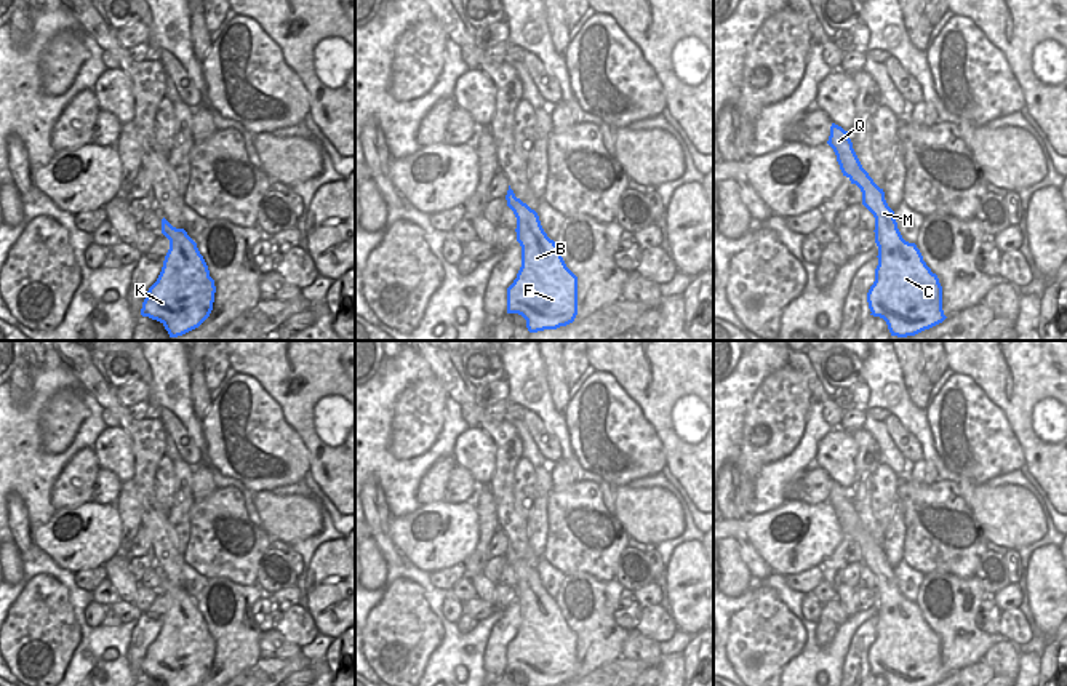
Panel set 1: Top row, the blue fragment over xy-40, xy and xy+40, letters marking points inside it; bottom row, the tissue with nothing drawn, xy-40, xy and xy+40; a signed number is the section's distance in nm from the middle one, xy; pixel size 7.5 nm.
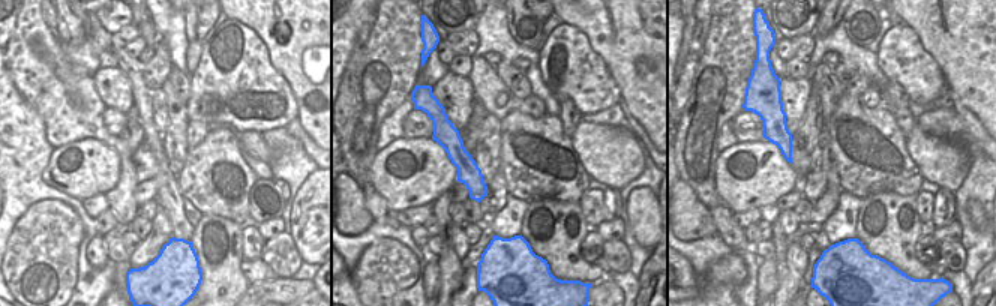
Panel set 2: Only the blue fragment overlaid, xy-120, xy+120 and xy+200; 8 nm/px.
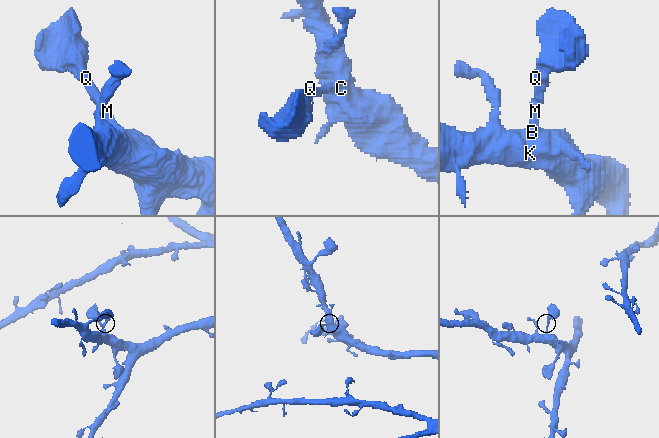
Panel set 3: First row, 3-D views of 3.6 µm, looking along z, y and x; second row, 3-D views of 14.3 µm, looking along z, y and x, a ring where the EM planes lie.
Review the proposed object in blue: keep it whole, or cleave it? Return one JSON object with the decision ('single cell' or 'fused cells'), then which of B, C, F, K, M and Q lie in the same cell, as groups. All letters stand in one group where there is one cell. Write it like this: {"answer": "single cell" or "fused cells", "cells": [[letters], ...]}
{"answer": "single cell", "cells": [["B", "C", "F", "K", "M", "Q"]]}

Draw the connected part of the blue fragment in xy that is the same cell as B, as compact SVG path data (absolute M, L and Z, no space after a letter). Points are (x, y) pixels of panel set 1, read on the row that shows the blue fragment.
M510 185L506 200L517 217L515 232L522 246L522 267L507 288L507 313L522 315L530 333L573 323L577 315L577 277L544 232L537 213L517 198Z

